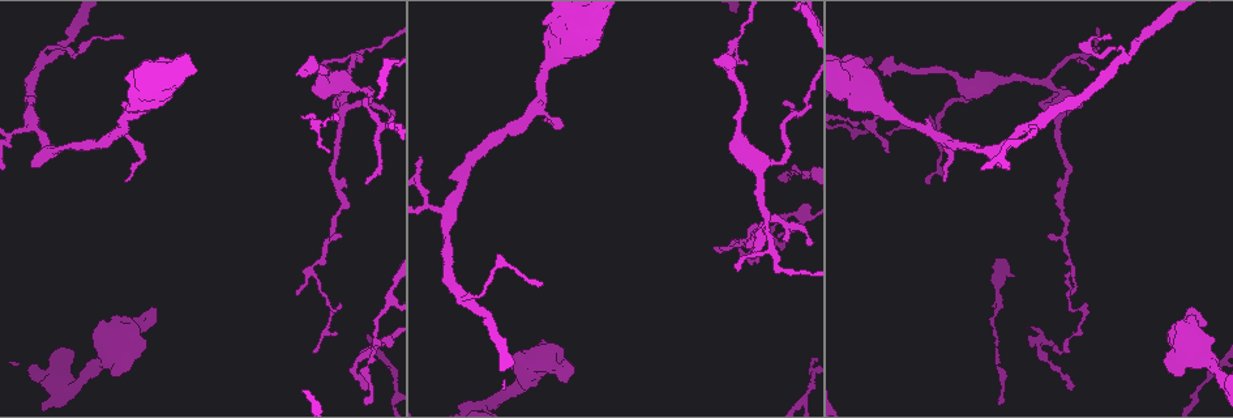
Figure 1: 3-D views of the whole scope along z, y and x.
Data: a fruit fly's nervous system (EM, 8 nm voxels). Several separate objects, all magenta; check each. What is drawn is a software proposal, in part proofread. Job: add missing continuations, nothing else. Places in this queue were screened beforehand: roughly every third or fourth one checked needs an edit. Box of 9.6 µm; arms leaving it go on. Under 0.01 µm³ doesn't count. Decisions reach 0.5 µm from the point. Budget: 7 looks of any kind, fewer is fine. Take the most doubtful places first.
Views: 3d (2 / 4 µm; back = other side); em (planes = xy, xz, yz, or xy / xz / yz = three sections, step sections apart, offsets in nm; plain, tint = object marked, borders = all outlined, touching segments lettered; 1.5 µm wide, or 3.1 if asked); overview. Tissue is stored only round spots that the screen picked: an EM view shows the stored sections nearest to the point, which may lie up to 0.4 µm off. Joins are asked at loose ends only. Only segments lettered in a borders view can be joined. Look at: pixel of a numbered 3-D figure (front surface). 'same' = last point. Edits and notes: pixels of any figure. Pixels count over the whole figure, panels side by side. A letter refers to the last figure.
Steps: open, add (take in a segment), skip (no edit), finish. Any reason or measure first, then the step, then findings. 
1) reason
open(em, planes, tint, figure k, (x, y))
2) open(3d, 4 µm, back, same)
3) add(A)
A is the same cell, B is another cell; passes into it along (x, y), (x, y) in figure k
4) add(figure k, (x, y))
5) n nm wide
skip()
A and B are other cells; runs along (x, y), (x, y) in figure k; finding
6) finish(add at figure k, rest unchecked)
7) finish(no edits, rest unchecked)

an open end
open(em, xy, step 8, borders, figure 1, (155, 311))

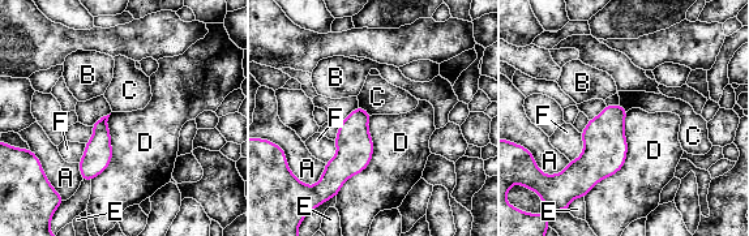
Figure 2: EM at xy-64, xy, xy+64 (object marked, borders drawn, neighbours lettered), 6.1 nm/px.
cut it another way
open(em, planes, borders, same)

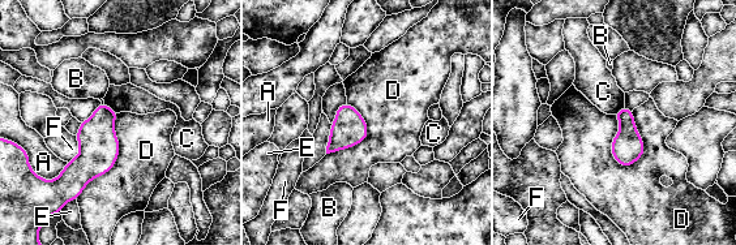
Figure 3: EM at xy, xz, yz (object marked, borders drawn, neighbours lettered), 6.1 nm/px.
skip()
A, B, C, D, E and F are other cells; border along (633, 111), (644, 153), (621, 167) in figure 3; no lettered segment goes on from it

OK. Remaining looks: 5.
tapers out
open(3d, 4 µm, back, figure 1, (885, 152))

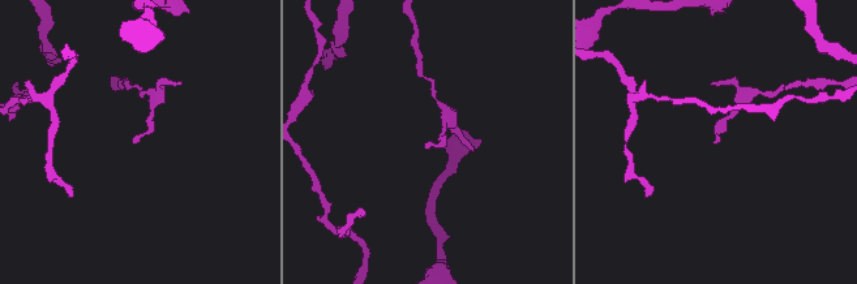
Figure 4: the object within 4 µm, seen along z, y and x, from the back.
open(em, yz, step 4, tint, figure 4, (716, 142))

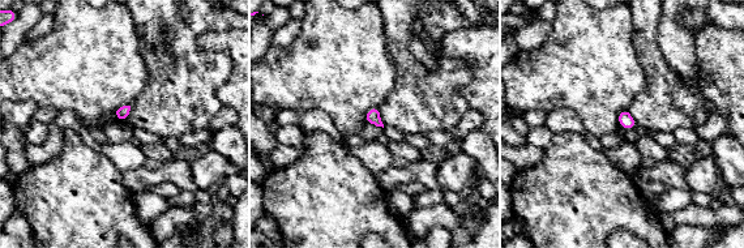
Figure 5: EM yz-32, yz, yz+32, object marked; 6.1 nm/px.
cut it another way
open(em, planes, borders, same)

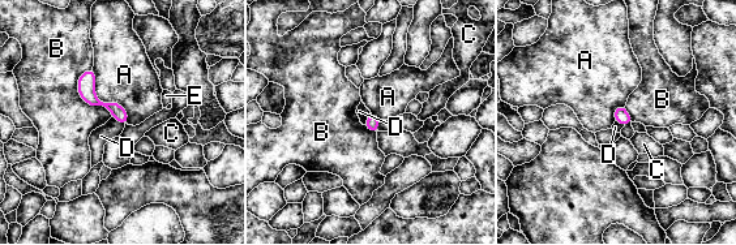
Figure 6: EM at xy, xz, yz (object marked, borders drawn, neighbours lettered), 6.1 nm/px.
skip()
A, B, C, D and E are other cells; border along (111, 117), (124, 125) in figure 6; no lettered segment goes on from it

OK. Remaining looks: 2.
open(em, xy, step 4, borders, figure 1, (1071, 295))

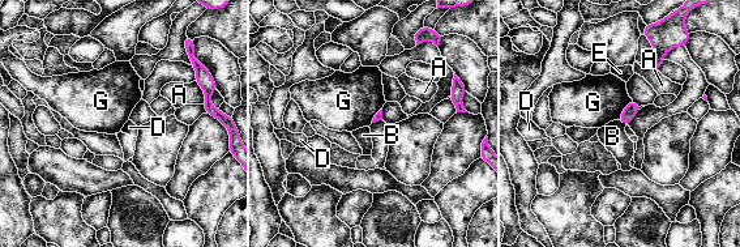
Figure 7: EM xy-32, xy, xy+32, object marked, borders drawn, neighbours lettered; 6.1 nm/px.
another direction
open(em, yz, step 4, borders, same)

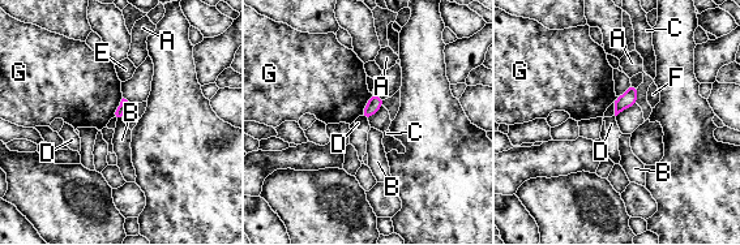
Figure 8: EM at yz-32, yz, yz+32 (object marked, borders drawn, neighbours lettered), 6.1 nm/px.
skip()
A, B, C, D, E, F and G are other cells; border along (122, 117), (116, 121) in figure 8; no lettered segment goes on from it

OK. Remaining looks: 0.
finish(no edits, rest unchecked)

